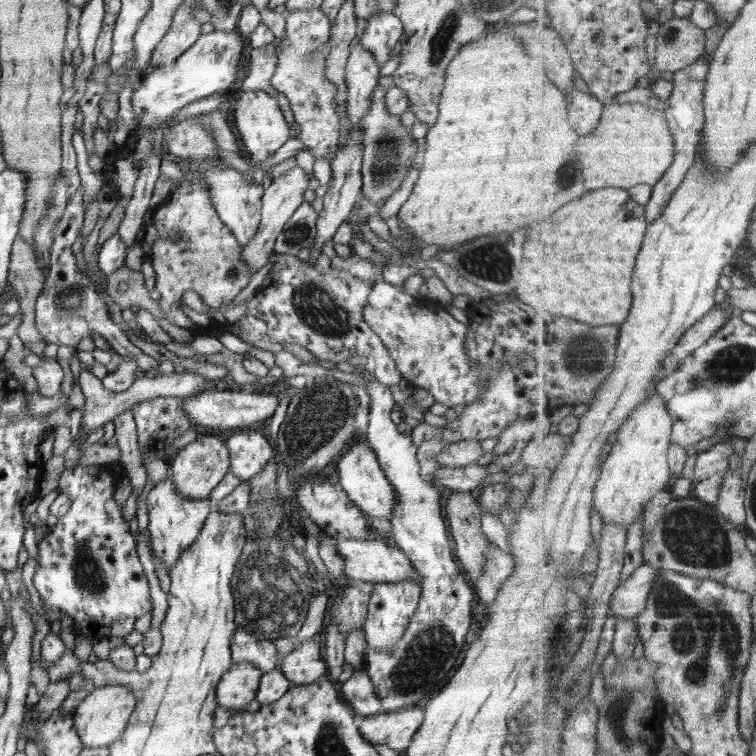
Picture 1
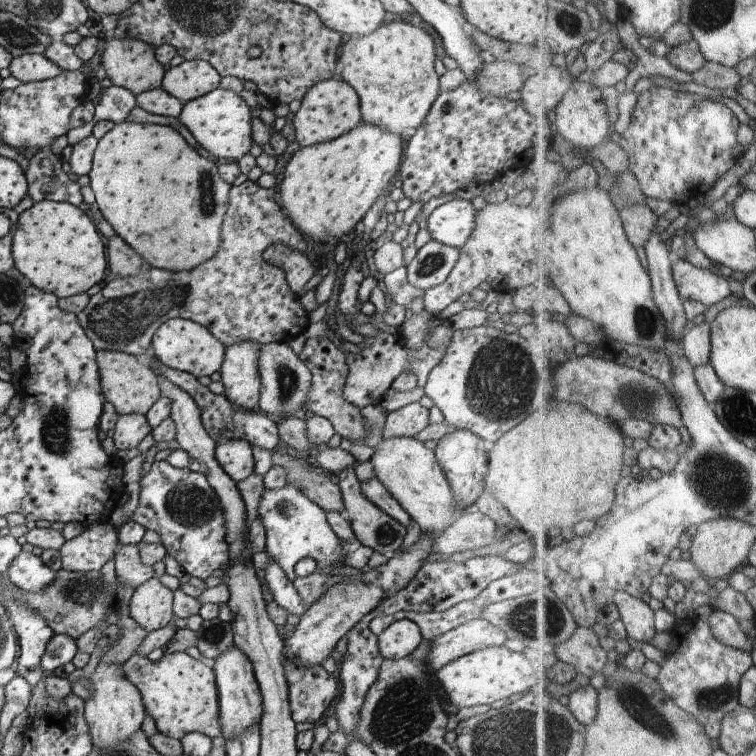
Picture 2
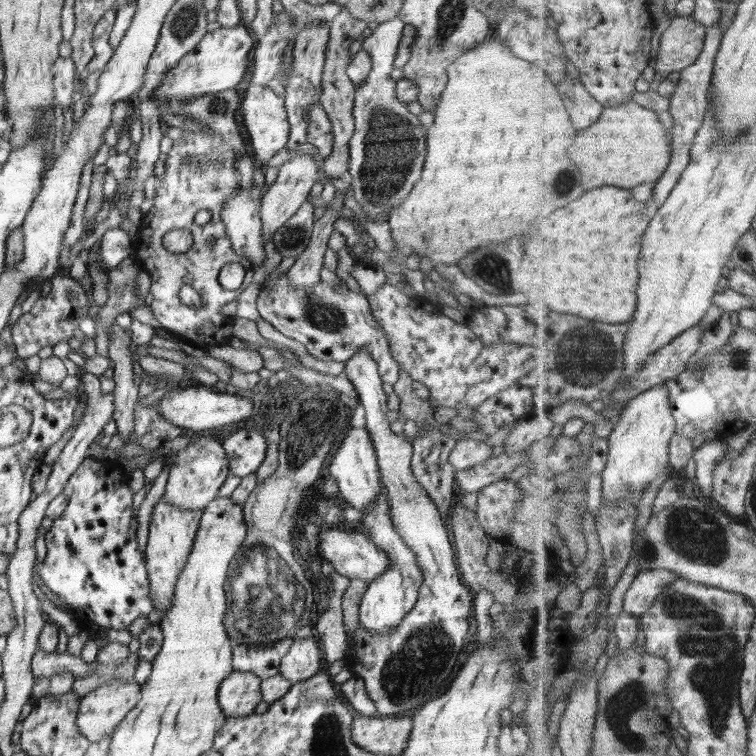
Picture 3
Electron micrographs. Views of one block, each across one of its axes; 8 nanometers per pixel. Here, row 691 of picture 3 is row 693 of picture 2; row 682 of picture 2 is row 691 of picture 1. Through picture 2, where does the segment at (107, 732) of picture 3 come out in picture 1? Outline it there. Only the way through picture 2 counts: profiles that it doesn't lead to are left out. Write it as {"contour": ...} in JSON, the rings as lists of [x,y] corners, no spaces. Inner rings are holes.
{"contour":[[[130,685],[96,687],[83,698],[72,713],[74,726],[86,747],[110,746],[123,733],[128,718],[136,706],[136,697]]]}

